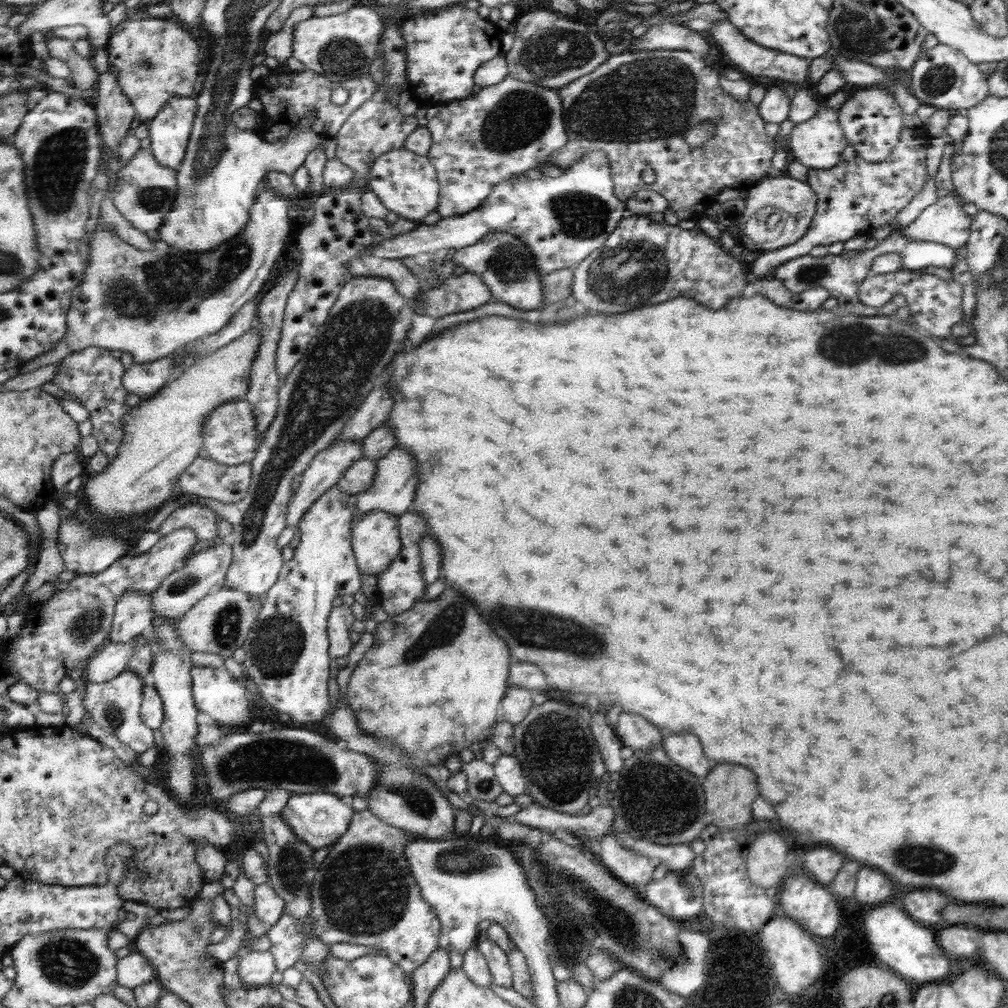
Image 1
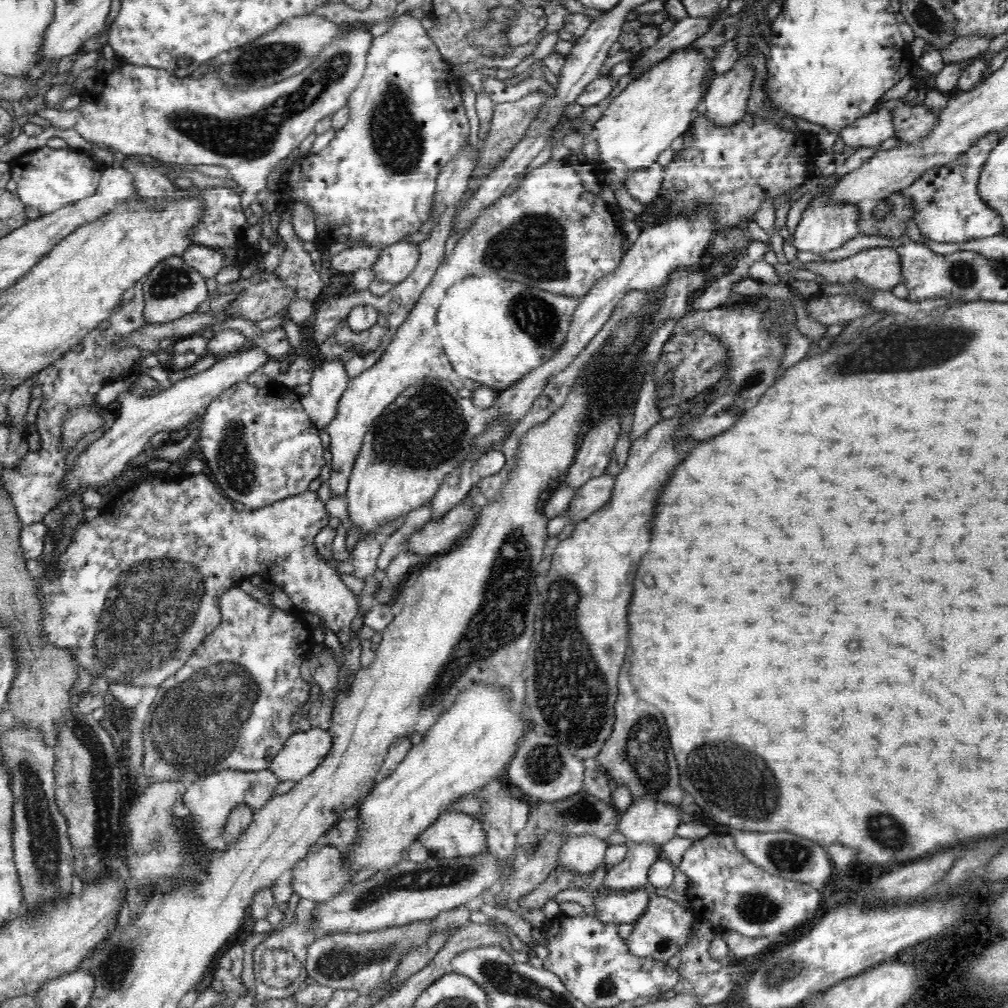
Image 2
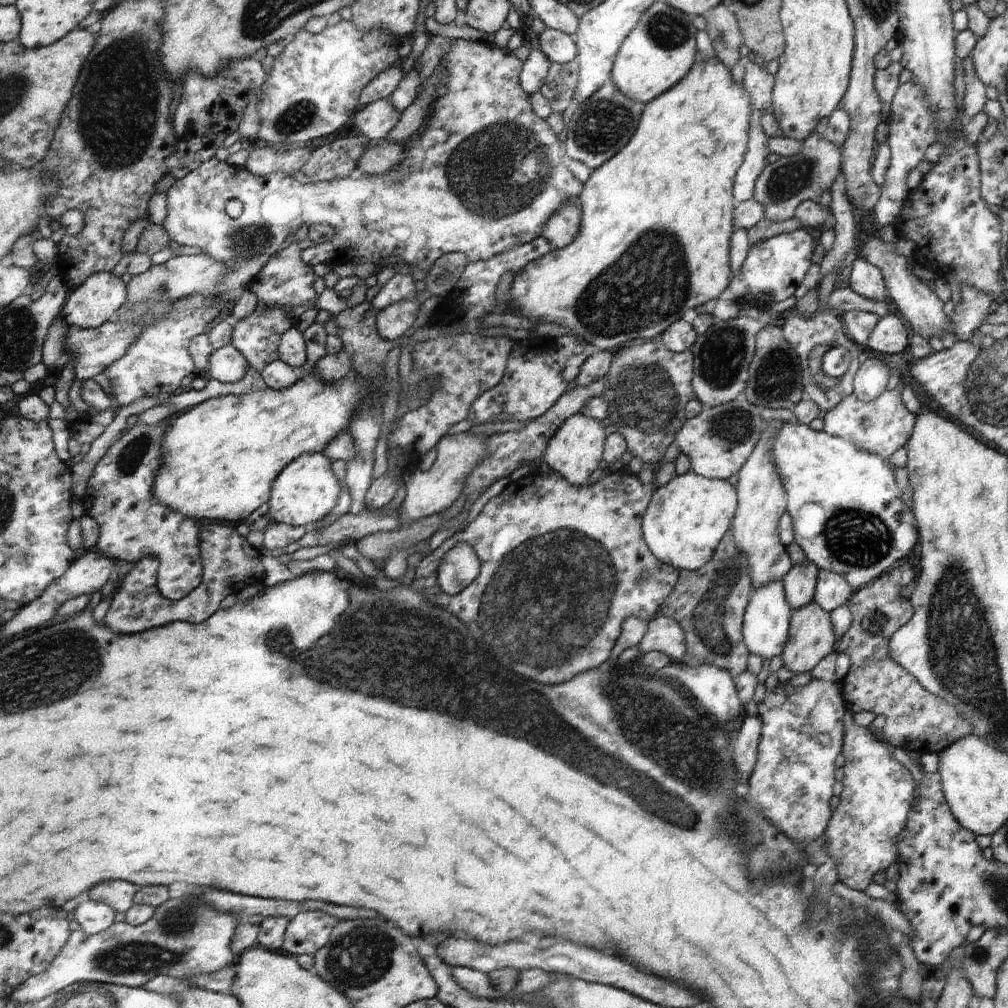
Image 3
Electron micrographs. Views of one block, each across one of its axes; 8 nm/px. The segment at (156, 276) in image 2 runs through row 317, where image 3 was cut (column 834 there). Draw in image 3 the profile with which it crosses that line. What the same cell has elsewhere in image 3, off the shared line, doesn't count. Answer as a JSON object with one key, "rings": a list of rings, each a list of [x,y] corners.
{"rings":[[[813,132],[809,138],[805,138],[805,142],[801,142],[803,148],[791,156],[791,158],[779,158],[773,164],[767,164],[763,168],[763,172],[757,176],[755,180],[755,190],[753,190],[753,198],[765,208],[765,218],[767,220],[775,220],[775,222],[785,222],[789,218],[795,216],[795,208],[801,202],[817,202],[821,198],[821,194],[825,190],[831,190],[835,178],[841,174],[841,162],[843,162],[843,152],[839,146],[829,144],[825,140],[819,140],[819,134]]]}

